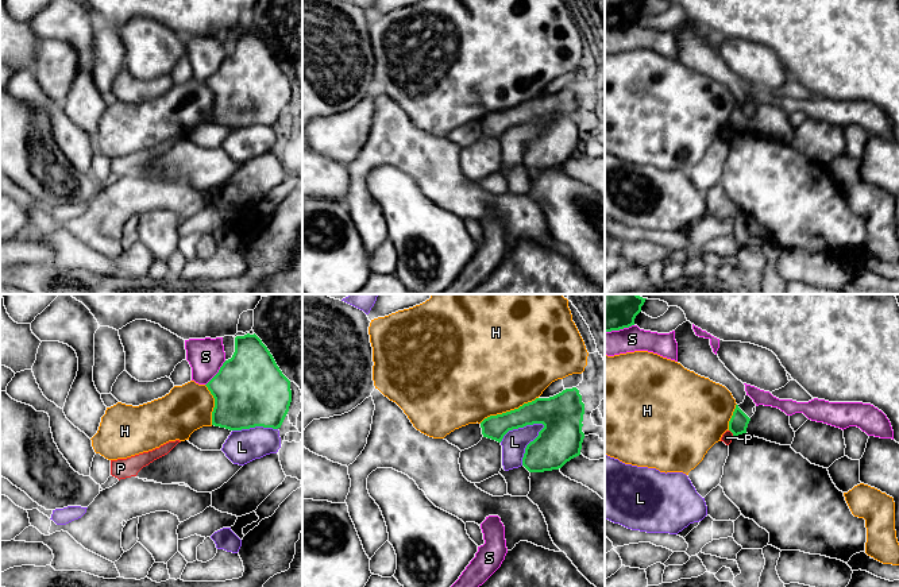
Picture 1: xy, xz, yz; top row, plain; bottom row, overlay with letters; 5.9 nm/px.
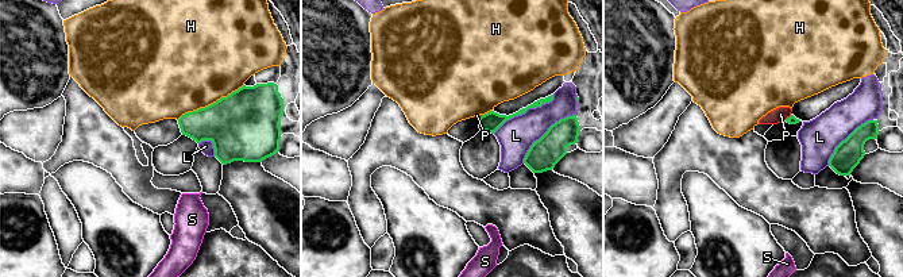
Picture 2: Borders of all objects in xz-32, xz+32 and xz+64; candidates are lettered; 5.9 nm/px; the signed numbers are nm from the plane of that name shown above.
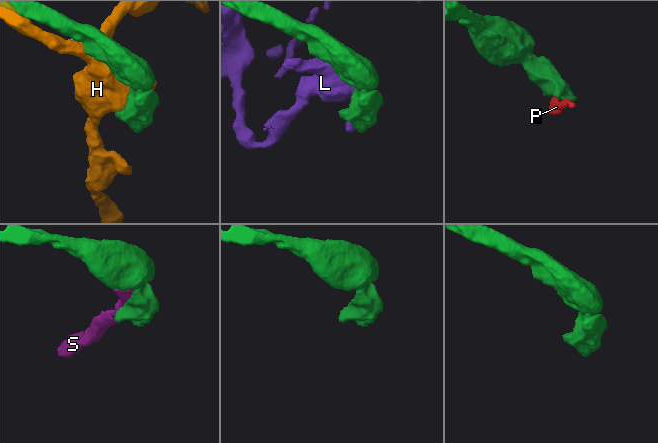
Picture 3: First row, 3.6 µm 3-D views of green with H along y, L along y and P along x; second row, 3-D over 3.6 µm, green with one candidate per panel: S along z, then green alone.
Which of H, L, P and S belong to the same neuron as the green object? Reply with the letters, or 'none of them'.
none of them

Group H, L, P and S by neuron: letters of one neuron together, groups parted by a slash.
H / L / P / S

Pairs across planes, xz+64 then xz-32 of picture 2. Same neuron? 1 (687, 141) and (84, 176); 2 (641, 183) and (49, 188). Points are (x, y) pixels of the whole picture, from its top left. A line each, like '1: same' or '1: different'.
1: different
2: different

